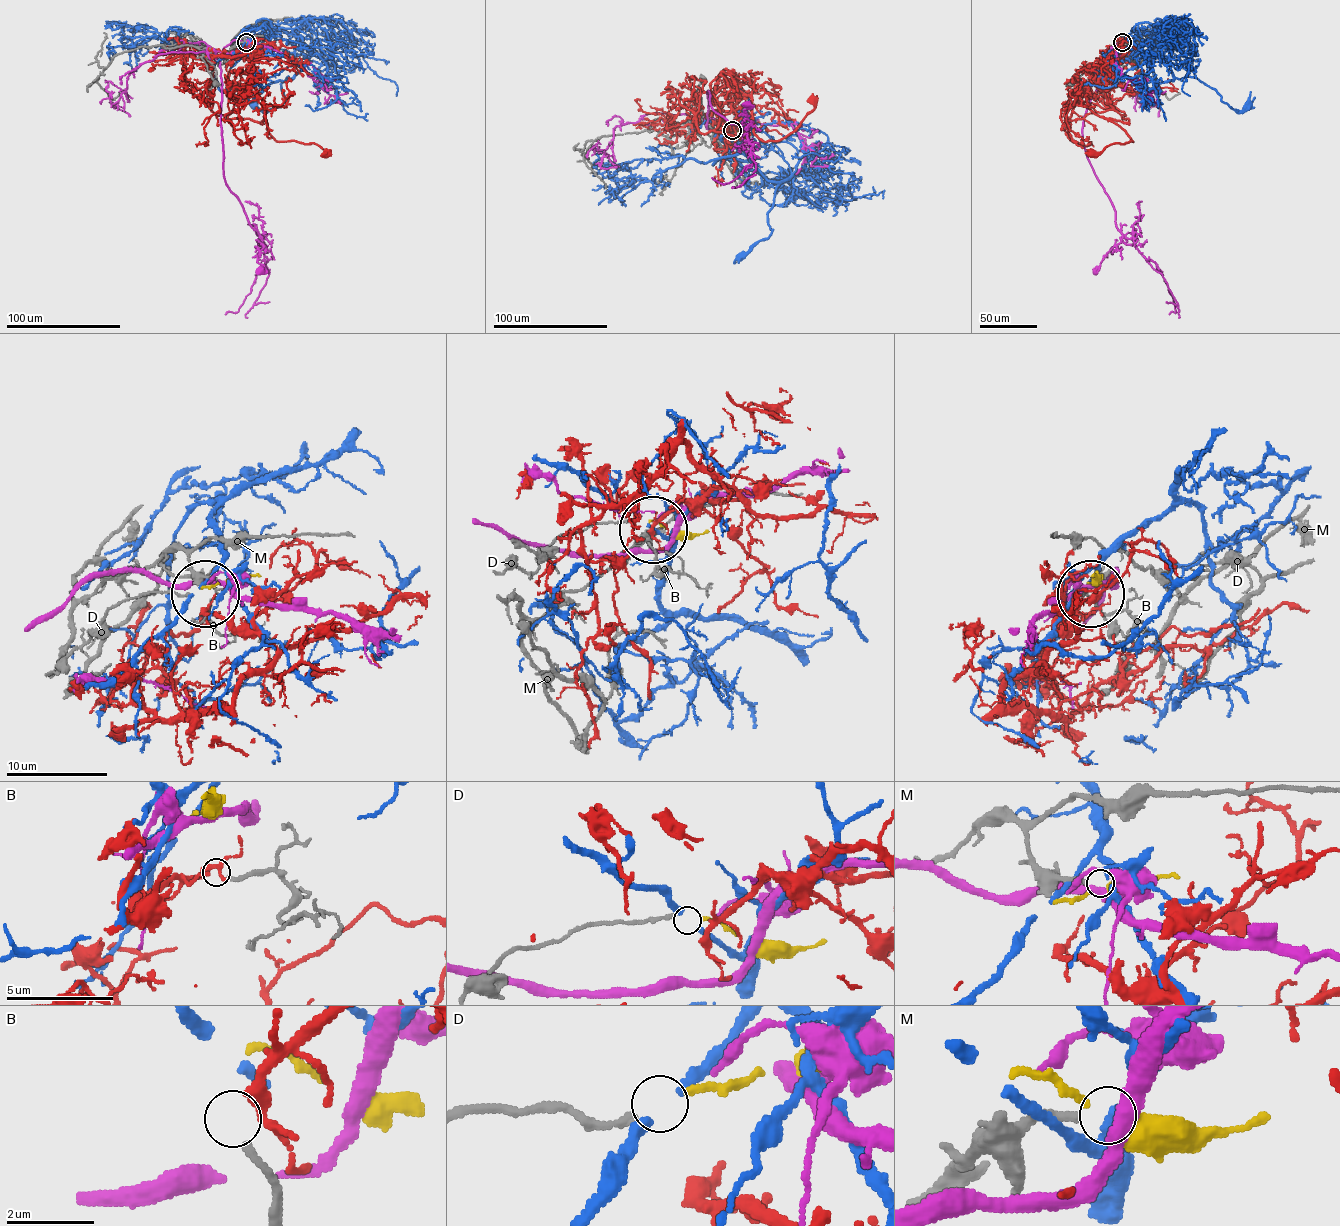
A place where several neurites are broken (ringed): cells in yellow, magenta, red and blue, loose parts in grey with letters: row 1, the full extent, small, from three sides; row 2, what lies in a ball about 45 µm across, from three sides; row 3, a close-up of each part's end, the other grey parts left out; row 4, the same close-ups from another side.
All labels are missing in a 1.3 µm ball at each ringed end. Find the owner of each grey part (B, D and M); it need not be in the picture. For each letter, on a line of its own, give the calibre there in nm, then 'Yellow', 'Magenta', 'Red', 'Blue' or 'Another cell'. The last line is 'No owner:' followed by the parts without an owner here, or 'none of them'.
B: Thickness 180 nm. Red
D: Thickness 190 nm. Yellow
M: Thickness 200 nm. Another cell
No owner: M

